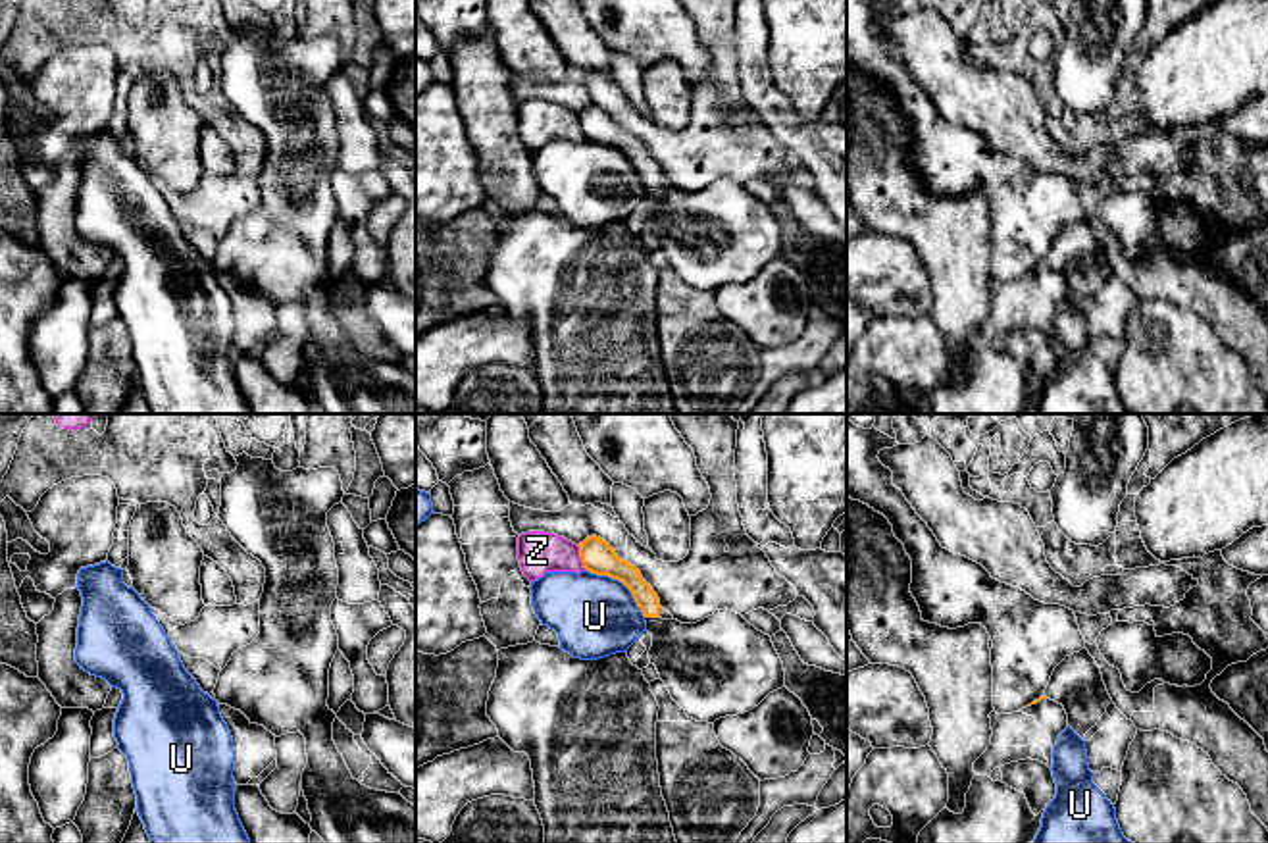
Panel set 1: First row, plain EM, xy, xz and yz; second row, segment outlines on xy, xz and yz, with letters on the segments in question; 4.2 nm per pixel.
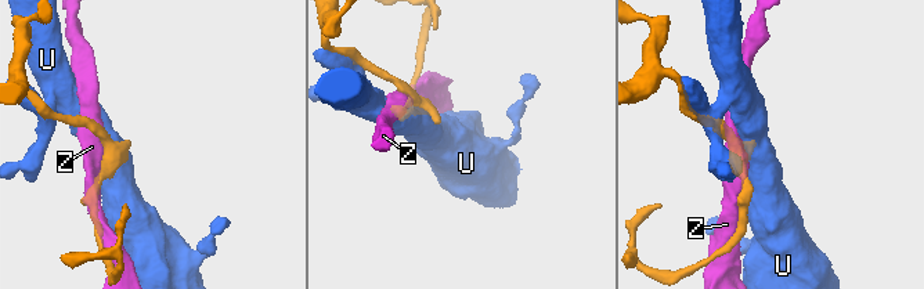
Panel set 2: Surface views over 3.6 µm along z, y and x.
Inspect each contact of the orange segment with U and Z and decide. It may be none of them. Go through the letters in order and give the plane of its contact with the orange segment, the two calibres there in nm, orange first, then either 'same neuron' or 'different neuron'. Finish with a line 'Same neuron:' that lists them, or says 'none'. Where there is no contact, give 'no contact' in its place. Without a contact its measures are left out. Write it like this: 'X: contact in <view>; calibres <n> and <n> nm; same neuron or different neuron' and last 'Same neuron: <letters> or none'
U: contact in xz; calibres 140 and 340 nm; different neuron
Z: contact in xz; calibres 140 and 170 nm; different neuron
Same neuron: none

